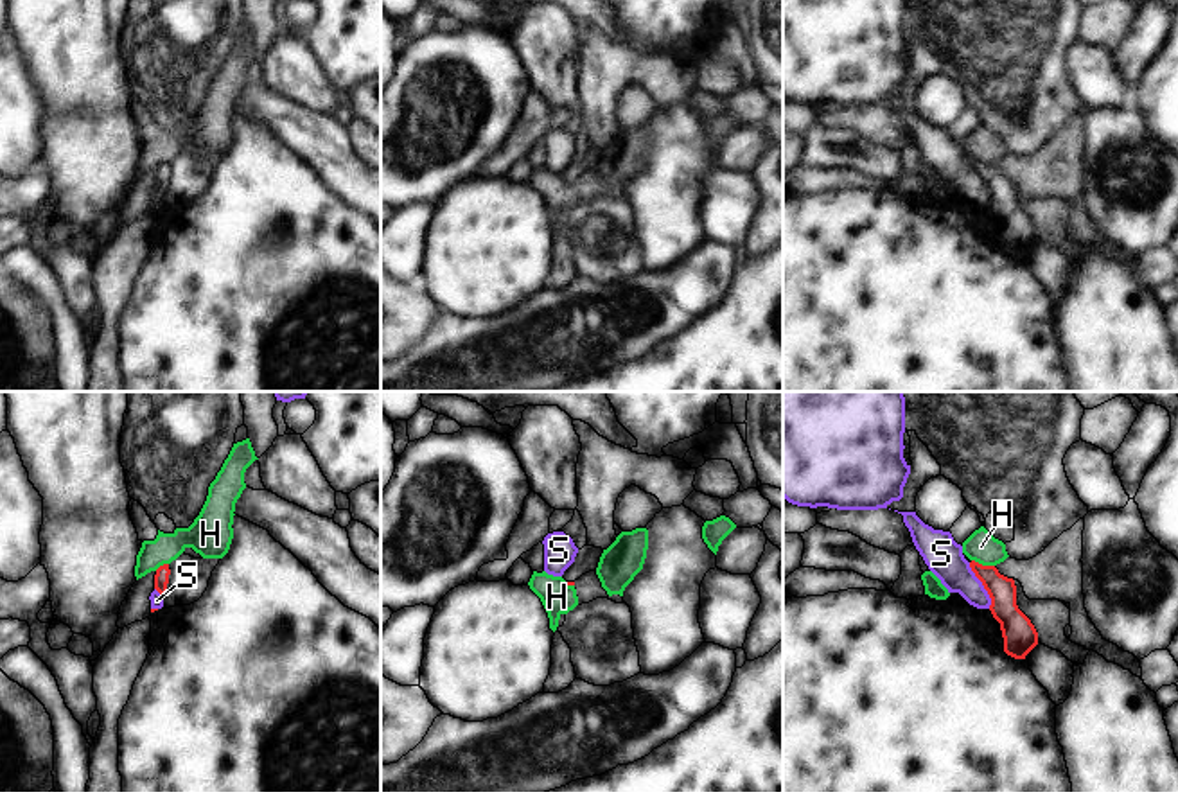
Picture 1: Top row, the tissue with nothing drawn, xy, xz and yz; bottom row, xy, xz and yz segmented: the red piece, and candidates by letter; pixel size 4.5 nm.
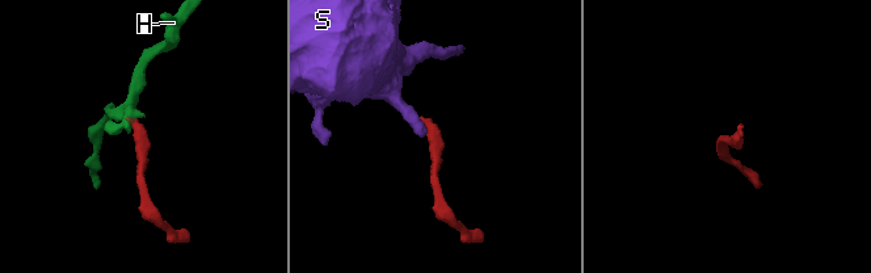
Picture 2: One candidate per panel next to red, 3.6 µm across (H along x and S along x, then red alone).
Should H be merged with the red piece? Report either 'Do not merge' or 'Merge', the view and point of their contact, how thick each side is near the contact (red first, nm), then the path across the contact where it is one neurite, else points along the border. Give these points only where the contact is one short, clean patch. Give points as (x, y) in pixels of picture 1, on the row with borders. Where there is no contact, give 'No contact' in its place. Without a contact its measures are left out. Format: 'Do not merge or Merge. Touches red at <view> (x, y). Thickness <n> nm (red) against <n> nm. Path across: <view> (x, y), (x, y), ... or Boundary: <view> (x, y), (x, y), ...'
Do not merge. Touches red at yz (981, 564). Thickness 130 nm (red) against 140 nm. Boundary: yz (972, 559), (993, 566)

